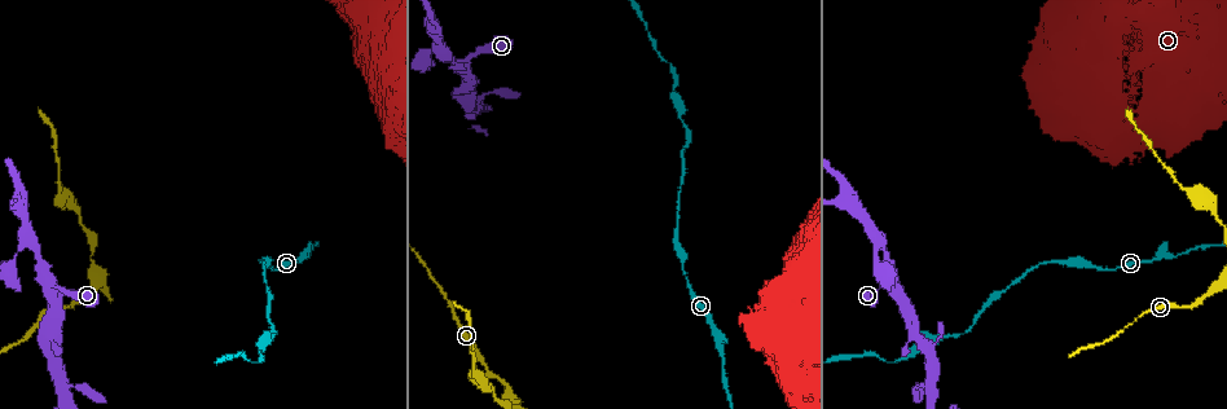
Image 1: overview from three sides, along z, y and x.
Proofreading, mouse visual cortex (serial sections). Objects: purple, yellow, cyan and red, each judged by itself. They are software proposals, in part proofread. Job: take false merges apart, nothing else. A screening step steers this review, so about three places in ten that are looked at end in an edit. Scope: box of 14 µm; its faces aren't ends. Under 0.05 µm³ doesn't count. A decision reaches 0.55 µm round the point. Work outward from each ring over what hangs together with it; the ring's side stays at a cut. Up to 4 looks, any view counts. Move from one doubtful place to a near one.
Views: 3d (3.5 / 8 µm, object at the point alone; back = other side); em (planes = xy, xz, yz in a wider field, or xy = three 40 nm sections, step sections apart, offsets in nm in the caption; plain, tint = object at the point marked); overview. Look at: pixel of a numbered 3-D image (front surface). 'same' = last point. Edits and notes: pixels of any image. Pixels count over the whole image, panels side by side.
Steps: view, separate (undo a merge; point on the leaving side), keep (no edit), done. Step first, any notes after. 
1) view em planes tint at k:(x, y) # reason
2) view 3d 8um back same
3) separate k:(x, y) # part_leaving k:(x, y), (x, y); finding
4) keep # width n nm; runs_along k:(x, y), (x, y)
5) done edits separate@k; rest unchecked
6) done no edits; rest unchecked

view 3d 3.5um at 1:(1144, 114) # sharp bend

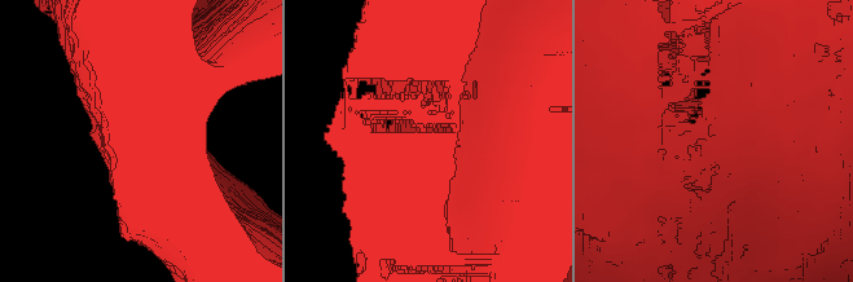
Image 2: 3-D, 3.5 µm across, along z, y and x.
view em xy step 3 tint at 2:(721, 147) # need the tissue

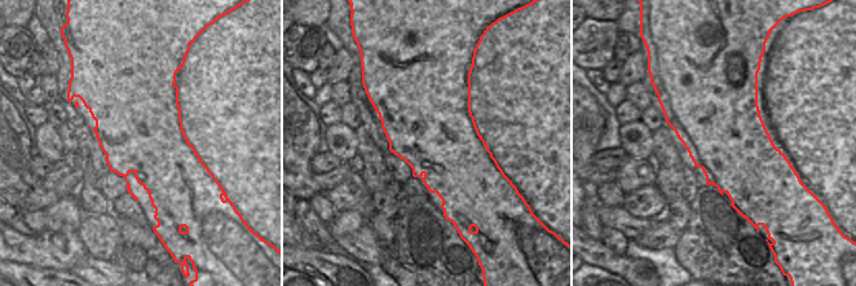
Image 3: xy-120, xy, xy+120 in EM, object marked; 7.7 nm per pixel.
keep # runs_along 2:(792, 53), (753, 80), (713, 208); one cell here

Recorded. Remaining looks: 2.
view 3d 3.5um at 1:(509, 393) # three arms meet

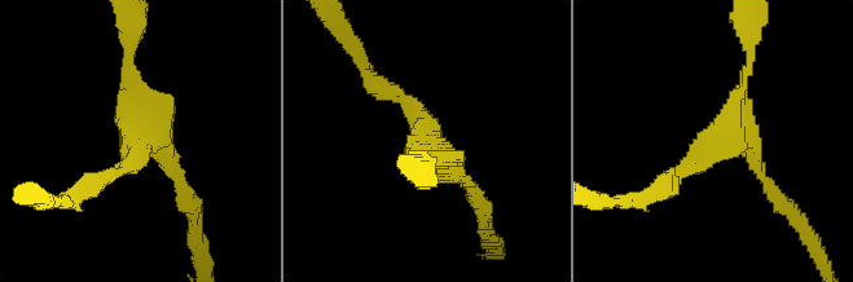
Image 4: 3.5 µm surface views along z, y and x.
view em xy step 5 tint at 4:(709, 145)

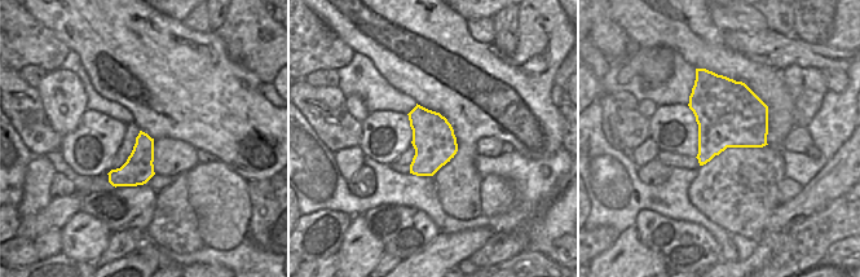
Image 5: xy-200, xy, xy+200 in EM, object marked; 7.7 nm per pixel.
keep # width 340 nm; runs_along 4:(658, 192), (738, 120), (744, 76); all the same cell

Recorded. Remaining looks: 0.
done no edits; rest unchecked

